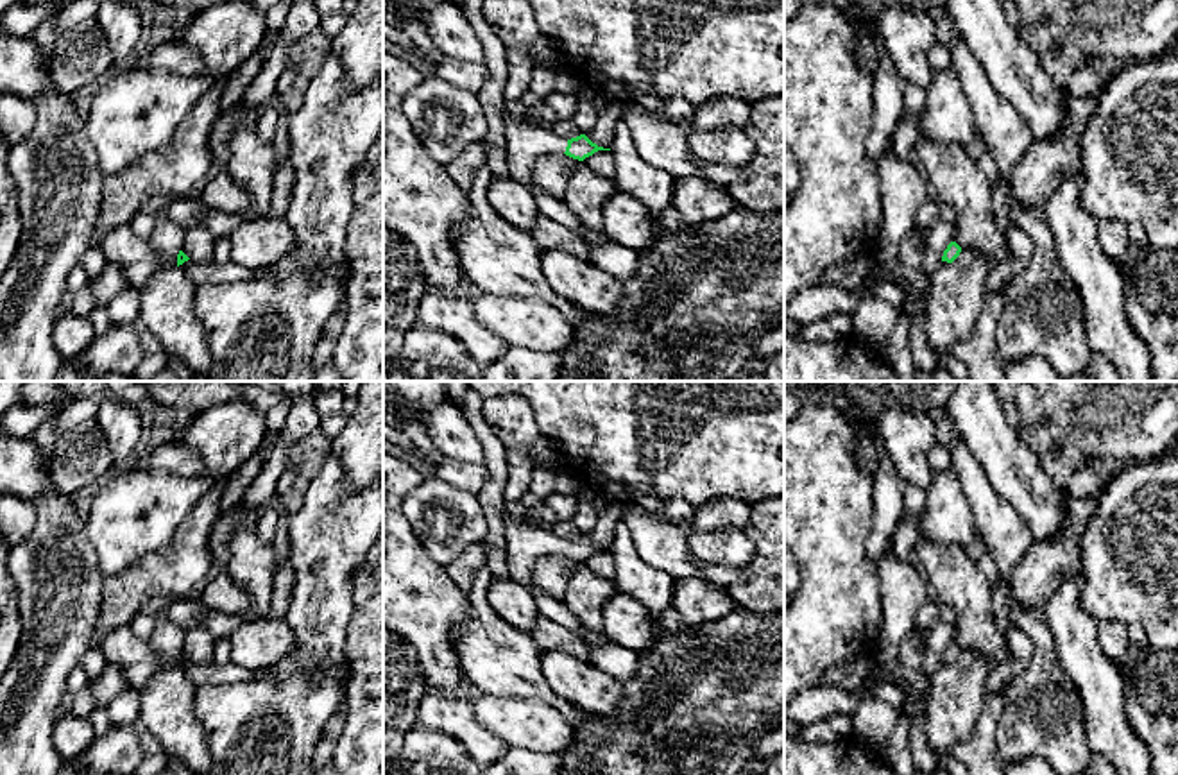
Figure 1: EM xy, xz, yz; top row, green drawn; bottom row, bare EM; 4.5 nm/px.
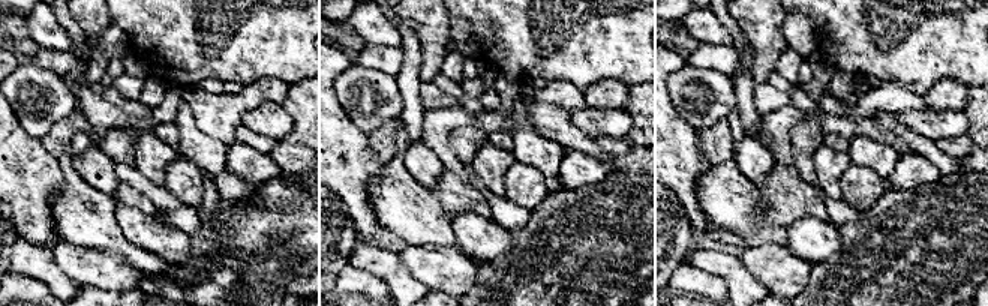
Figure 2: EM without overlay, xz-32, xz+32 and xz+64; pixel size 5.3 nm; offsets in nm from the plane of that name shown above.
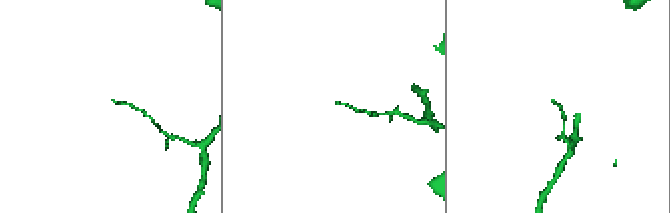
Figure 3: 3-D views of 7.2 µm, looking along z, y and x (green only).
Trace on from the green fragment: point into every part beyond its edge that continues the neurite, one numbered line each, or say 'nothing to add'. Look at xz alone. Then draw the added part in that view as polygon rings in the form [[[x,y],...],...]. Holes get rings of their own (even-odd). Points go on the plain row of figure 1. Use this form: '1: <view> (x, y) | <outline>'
1: xz (525, 543) | [[[503,512],[503,526],[508,576],[525,583],[534,598],[541,598],[544,591],[534,582],[535,562],[551,553],[564,555],[568,541],[557,537],[550,526],[516,523],[507,512]]]

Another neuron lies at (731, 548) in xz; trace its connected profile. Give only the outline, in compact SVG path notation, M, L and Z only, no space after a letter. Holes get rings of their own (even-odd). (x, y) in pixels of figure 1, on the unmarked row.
M736 528L691 533L687 546L691 557L698 562L736 569L748 566L755 555L752 539Z

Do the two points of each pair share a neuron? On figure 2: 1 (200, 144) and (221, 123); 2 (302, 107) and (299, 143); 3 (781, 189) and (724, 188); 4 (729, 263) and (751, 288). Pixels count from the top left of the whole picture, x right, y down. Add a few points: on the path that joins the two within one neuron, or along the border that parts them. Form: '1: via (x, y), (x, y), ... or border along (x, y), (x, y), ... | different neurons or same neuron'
1: border along (189, 105), (195, 123), (206, 134), (227, 146) | different neurons
2: via (302, 116), (302, 134) | same neuron
3: border along (753, 182), (768, 203), (772, 222) | different neurons
4: via (732, 269), (745, 282) | same neuron

